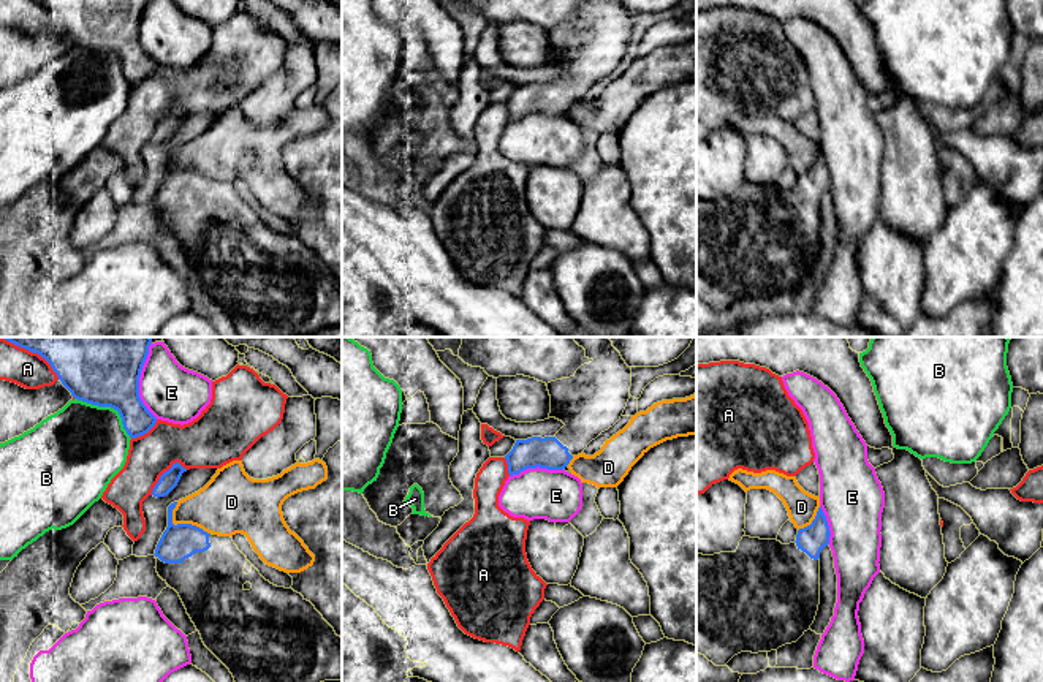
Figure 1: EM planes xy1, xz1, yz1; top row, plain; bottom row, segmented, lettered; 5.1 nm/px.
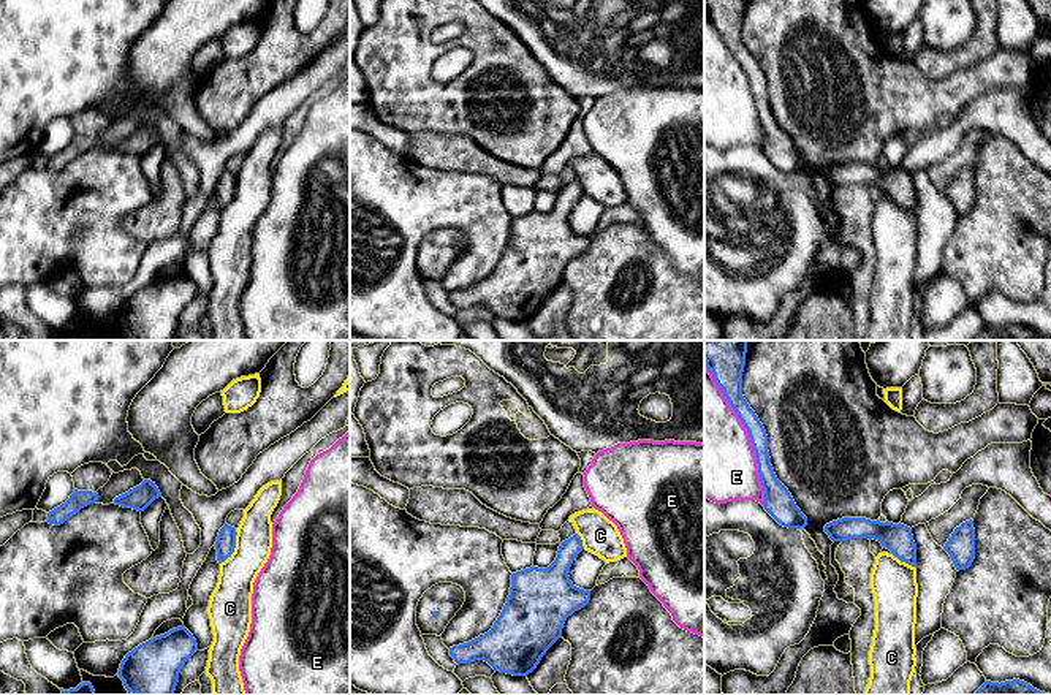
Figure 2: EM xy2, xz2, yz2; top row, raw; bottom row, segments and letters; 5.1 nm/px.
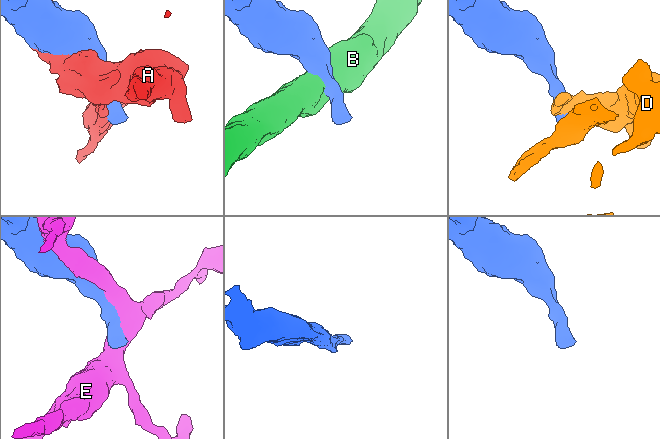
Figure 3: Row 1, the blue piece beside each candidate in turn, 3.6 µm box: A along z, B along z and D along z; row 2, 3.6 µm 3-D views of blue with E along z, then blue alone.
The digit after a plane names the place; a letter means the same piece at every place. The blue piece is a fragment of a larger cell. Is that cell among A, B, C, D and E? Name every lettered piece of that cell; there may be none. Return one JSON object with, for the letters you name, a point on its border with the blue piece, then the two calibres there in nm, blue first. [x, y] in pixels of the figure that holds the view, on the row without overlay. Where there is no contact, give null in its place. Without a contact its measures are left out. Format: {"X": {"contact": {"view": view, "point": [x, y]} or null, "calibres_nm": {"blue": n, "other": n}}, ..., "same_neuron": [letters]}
{"same_neuron": []}

